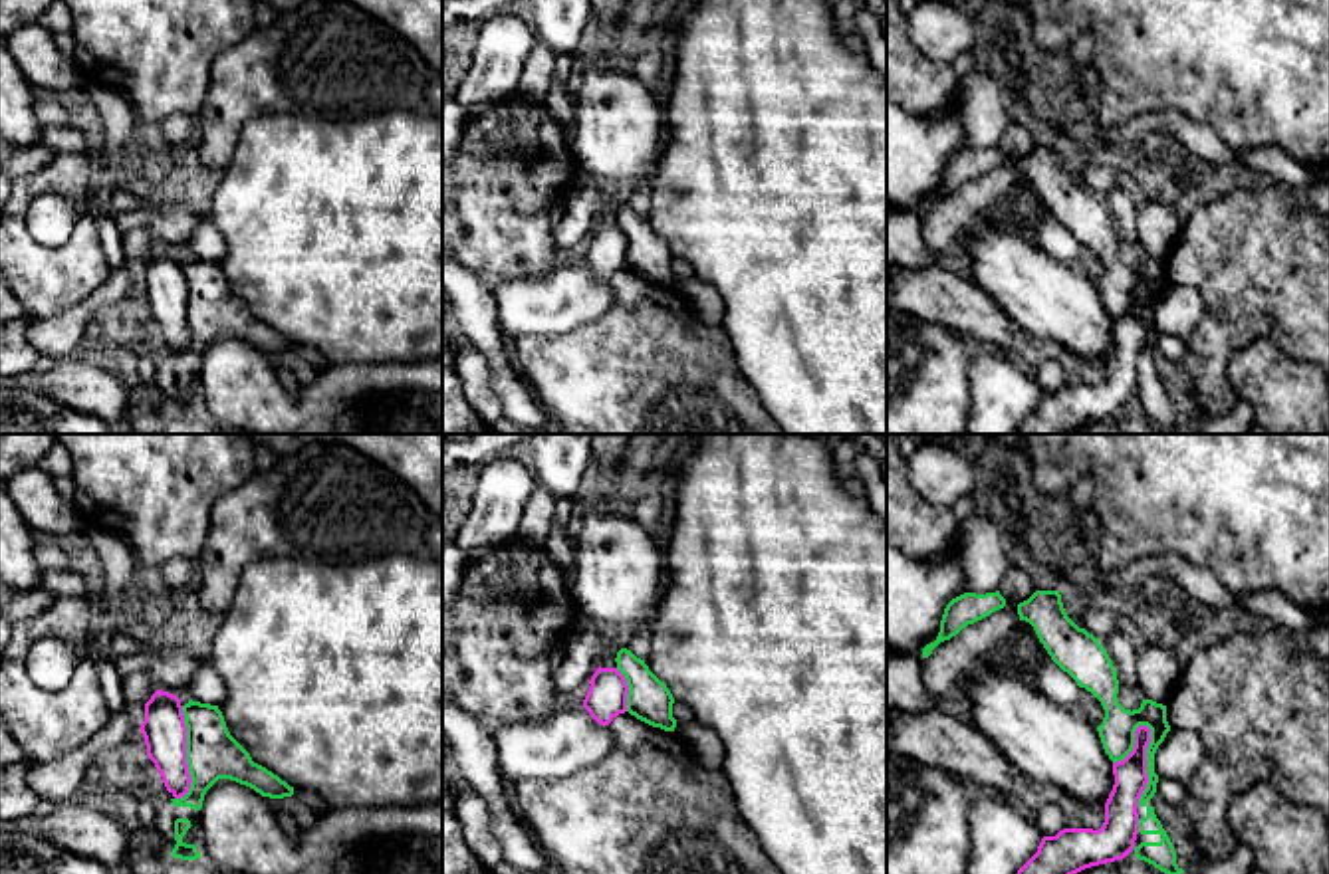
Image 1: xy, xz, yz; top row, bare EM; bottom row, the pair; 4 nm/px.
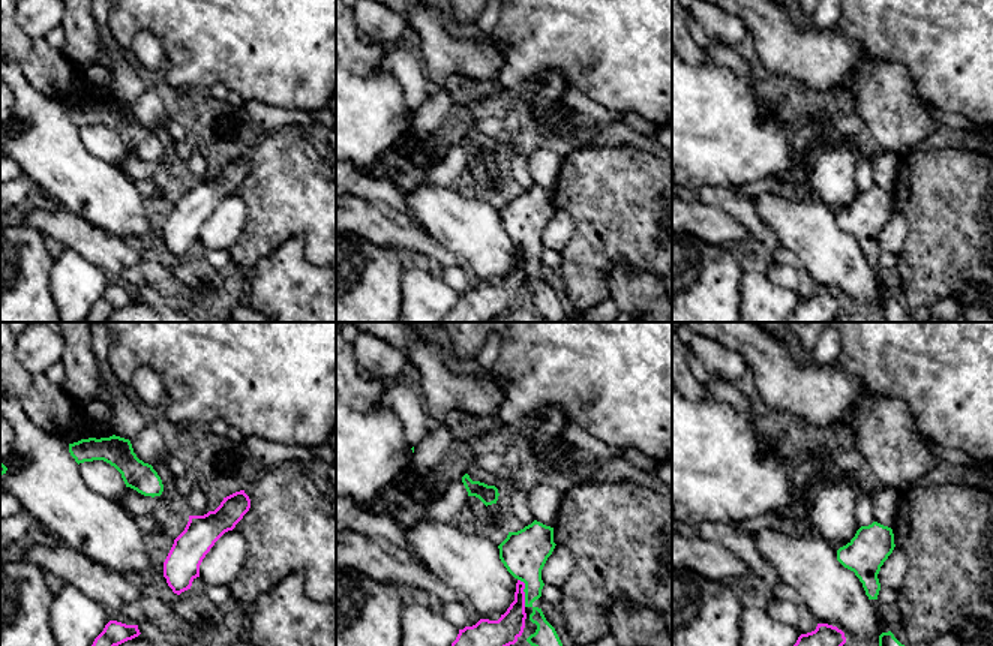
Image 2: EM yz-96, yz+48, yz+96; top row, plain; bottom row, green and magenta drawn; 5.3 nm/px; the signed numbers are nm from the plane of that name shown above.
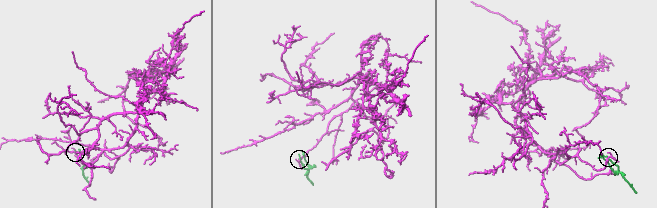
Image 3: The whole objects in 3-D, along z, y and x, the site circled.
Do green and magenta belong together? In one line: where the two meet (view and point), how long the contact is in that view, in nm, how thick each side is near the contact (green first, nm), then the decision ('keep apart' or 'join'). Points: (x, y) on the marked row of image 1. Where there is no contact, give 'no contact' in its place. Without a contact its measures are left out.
meets green in yz at (1147, 765); contact 340 nm long; 140 nm thick on the green side, 140 nm on the other; keep apart

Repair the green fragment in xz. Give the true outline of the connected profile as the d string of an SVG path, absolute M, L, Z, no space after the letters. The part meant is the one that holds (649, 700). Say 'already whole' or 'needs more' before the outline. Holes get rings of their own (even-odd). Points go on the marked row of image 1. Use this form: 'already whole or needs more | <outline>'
already whole | M627 648L617 652L615 662L617 670L625 676L629 686L627 711L653 727L674 731L674 698L666 684L649 670L645 660L637 658Z

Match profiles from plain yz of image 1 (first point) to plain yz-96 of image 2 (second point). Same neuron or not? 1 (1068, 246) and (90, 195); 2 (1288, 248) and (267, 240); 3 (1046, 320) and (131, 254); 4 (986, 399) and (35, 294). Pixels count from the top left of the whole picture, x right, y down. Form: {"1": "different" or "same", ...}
{"1": "different", "2": "same", "3": "different", "4": "different"}

